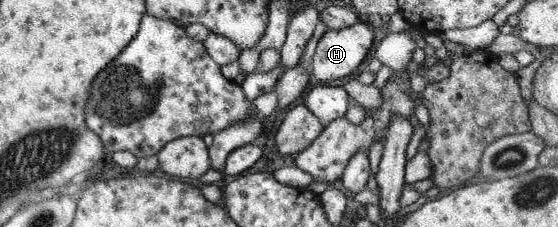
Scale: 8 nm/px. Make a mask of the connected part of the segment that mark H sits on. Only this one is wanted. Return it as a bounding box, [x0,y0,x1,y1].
[312,20,372,82]

